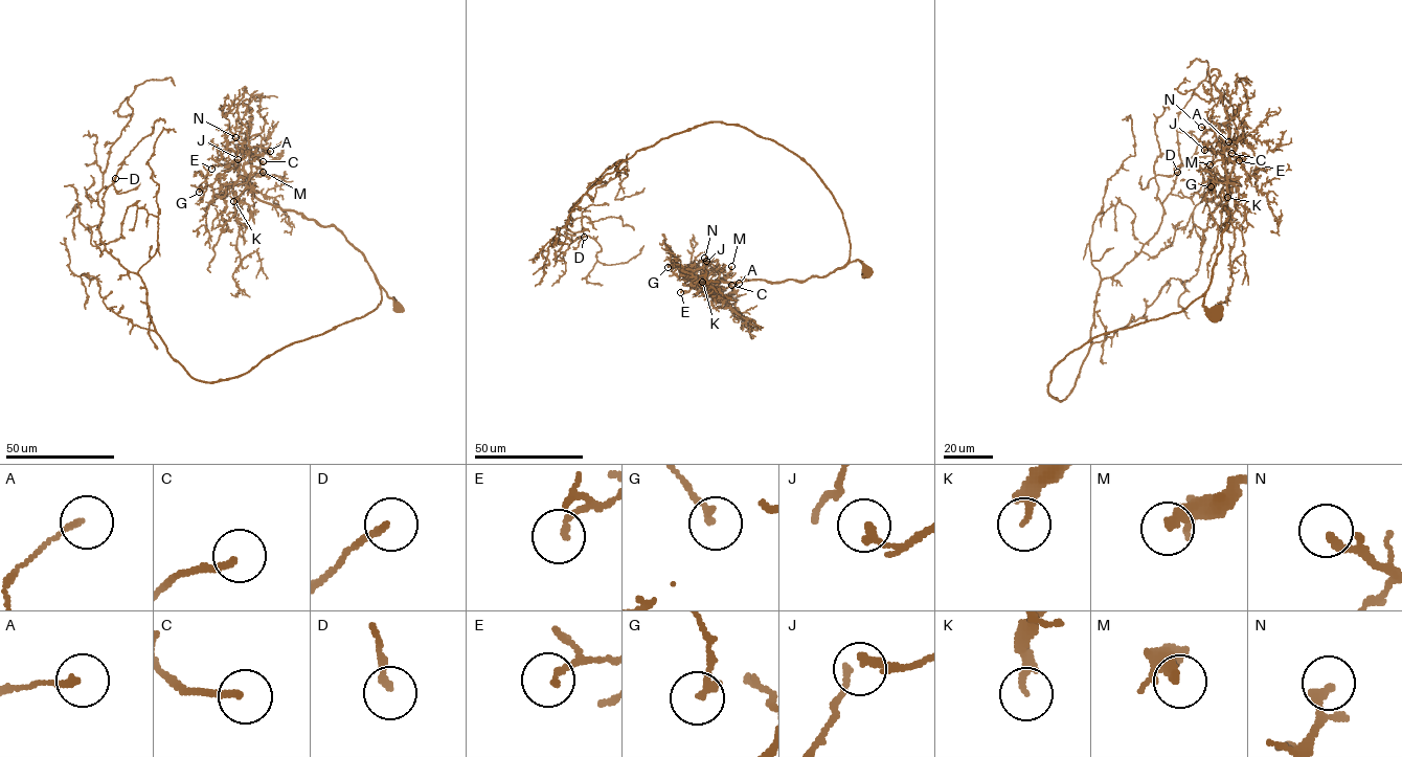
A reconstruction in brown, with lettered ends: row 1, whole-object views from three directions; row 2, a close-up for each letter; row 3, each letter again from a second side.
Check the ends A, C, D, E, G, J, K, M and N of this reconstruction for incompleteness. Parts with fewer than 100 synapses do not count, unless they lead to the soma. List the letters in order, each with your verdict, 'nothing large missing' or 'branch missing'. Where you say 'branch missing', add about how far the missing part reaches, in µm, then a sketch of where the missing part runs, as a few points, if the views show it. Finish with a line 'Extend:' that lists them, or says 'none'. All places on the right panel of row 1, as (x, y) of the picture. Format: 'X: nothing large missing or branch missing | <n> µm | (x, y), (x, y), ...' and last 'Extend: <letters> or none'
A: nothing large missing
C: nothing large missing
D: nothing large missing
E: nothing large missing
G: nothing large missing
J: nothing large missing
K: nothing large missing
M: nothing large missing
N: branch missing | 40 µm | (1201, 127), (1201, 146), (1195, 149), (1184, 136), (1186, 121), (1181, 109)
Extend: N

